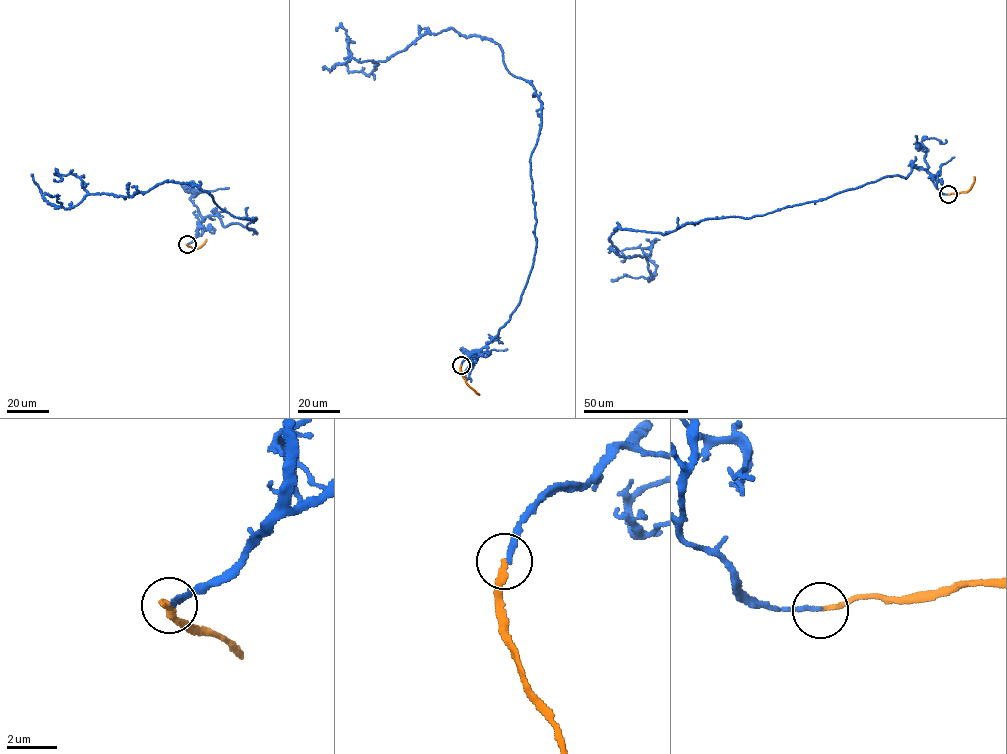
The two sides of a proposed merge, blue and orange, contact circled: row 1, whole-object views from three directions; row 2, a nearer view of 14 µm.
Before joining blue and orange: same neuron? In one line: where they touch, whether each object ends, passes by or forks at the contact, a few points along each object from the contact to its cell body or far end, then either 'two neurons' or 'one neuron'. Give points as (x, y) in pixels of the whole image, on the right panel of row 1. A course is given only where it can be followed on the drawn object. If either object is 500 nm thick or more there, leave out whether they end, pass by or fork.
(948, 194) | blue ends | orange ends | blue via (948, 194), (915, 166), (748, 218), (619, 227), (619, 255), (646, 258), (655, 242), (620, 261) | orange via (948, 194), (968, 191), (974, 176) | one neuron

